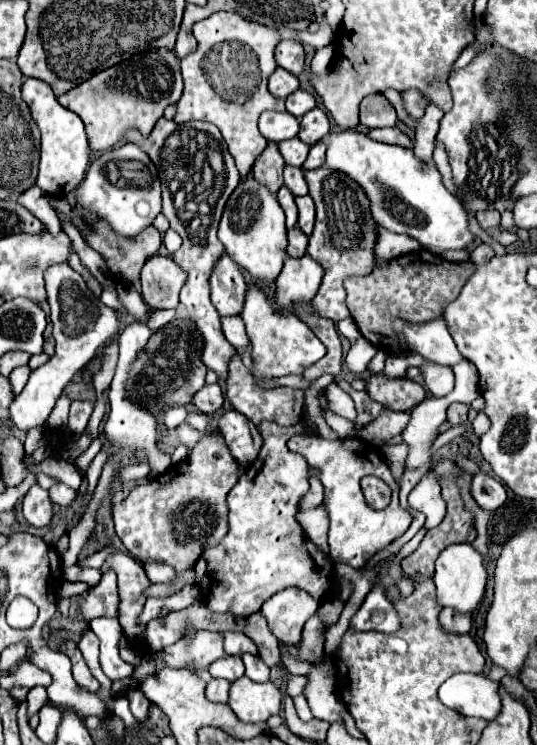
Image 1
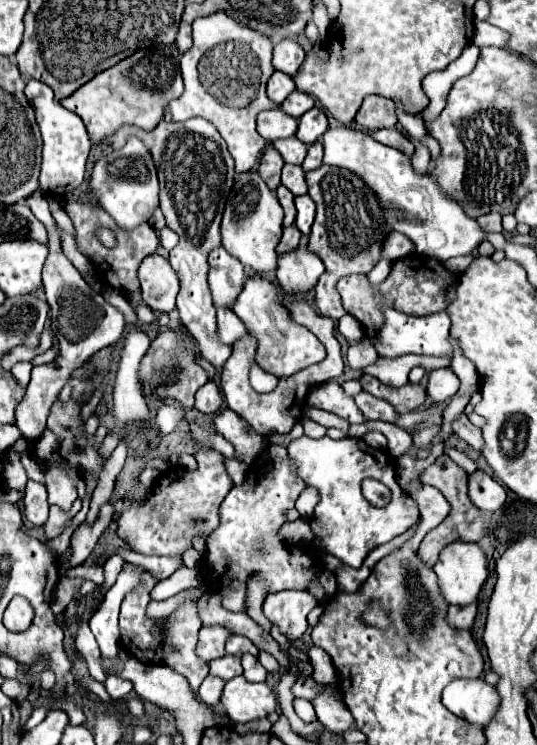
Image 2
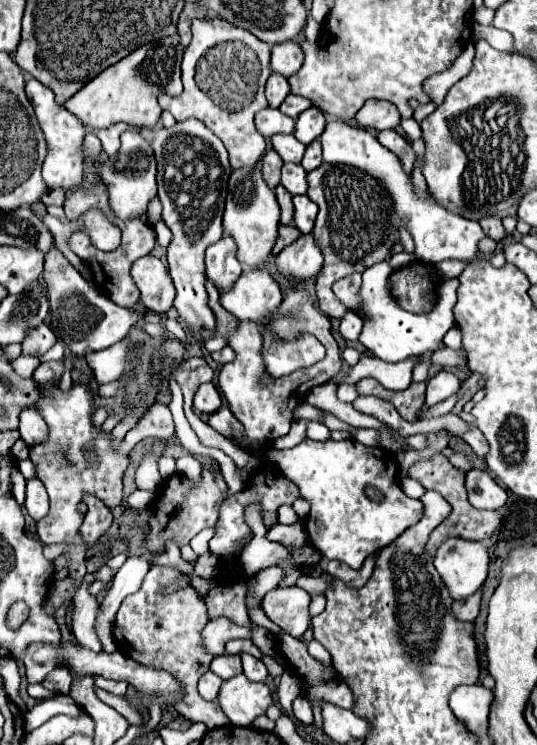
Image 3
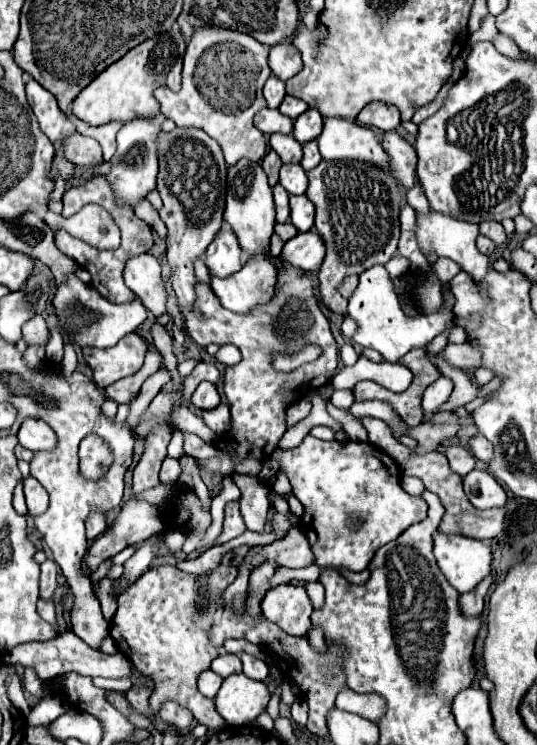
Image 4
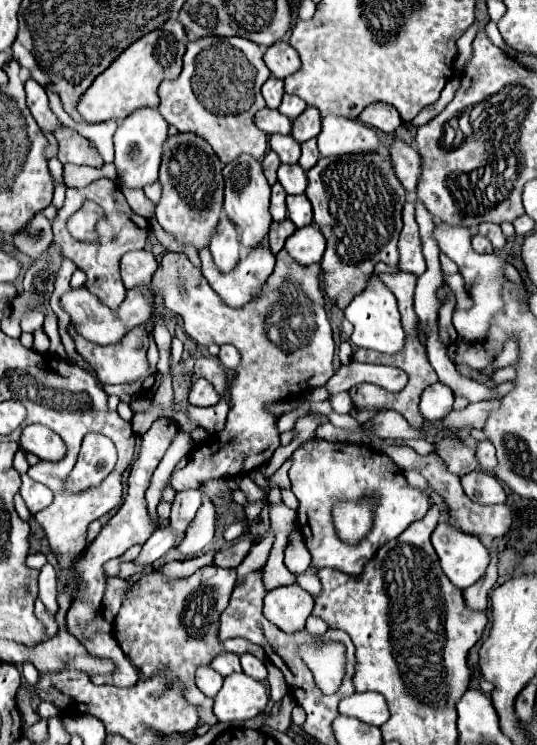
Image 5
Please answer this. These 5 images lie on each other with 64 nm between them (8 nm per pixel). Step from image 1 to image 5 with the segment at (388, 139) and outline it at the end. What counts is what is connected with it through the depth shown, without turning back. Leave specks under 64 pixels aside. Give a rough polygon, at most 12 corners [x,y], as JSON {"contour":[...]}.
{"contour":[[396,140],[390,148],[396,176],[414,192],[422,172],[416,148]]}

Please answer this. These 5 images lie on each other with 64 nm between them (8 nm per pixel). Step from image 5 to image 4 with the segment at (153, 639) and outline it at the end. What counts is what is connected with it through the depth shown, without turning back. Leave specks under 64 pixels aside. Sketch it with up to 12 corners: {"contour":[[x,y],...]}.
{"contour":[[236,566],[144,572],[118,596],[110,636],[176,700],[224,726],[198,692]]}

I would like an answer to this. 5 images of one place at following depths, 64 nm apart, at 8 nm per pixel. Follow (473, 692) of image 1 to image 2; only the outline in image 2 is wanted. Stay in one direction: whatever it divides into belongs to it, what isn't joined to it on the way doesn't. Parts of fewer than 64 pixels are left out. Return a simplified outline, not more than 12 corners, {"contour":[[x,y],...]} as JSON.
{"contour":[[482,678],[454,680],[442,702],[486,728],[498,710],[496,688]]}

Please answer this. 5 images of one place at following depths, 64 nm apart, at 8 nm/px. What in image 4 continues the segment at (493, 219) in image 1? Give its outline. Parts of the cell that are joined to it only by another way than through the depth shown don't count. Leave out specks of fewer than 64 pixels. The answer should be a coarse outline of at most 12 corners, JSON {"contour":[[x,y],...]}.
{"contour":[[482,222],[480,234],[494,240],[496,246],[506,242],[500,222]]}

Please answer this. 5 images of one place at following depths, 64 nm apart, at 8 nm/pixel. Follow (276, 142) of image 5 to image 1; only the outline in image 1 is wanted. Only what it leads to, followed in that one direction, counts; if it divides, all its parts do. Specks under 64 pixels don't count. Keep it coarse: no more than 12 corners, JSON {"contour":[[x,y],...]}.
{"contour":[[300,138],[278,144],[286,164],[302,166],[310,146]]}

